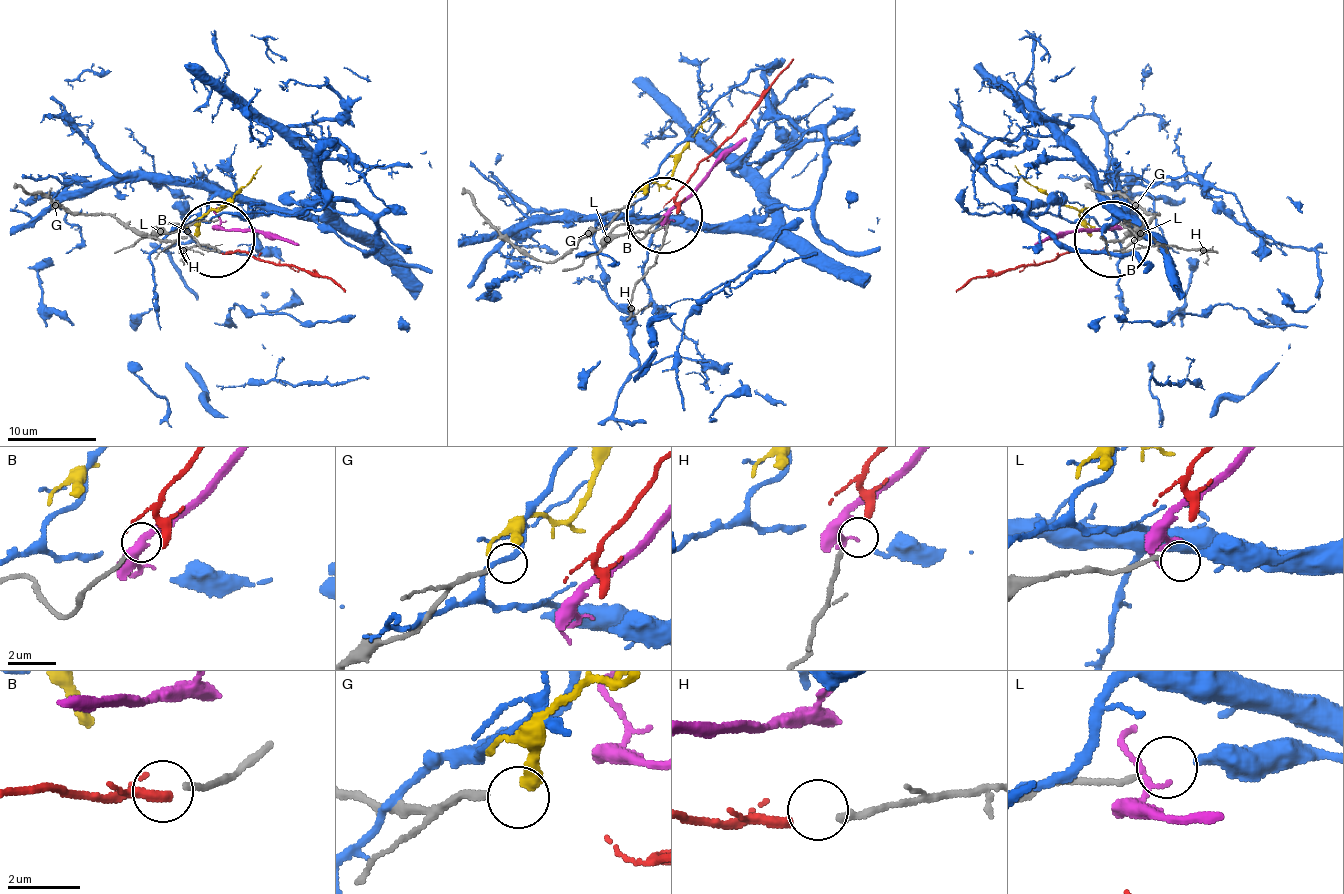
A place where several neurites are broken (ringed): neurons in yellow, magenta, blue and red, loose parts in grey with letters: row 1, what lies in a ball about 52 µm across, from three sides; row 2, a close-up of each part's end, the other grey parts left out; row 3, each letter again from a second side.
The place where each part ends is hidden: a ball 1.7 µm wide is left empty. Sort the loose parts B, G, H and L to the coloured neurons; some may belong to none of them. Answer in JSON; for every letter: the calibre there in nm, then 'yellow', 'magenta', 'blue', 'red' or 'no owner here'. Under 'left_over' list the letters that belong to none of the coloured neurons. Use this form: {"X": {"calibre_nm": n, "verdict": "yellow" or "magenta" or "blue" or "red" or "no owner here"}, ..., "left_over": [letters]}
{"B": {"calibre_nm": 150, "verdict": "no owner here"}, "G": {"calibre_nm": 200, "verdict": "yellow"}, "H": {"calibre_nm": 220, "verdict": "red"}, "L": {"calibre_nm": 160, "verdict": "blue"}, "left_over": ["B"]}

